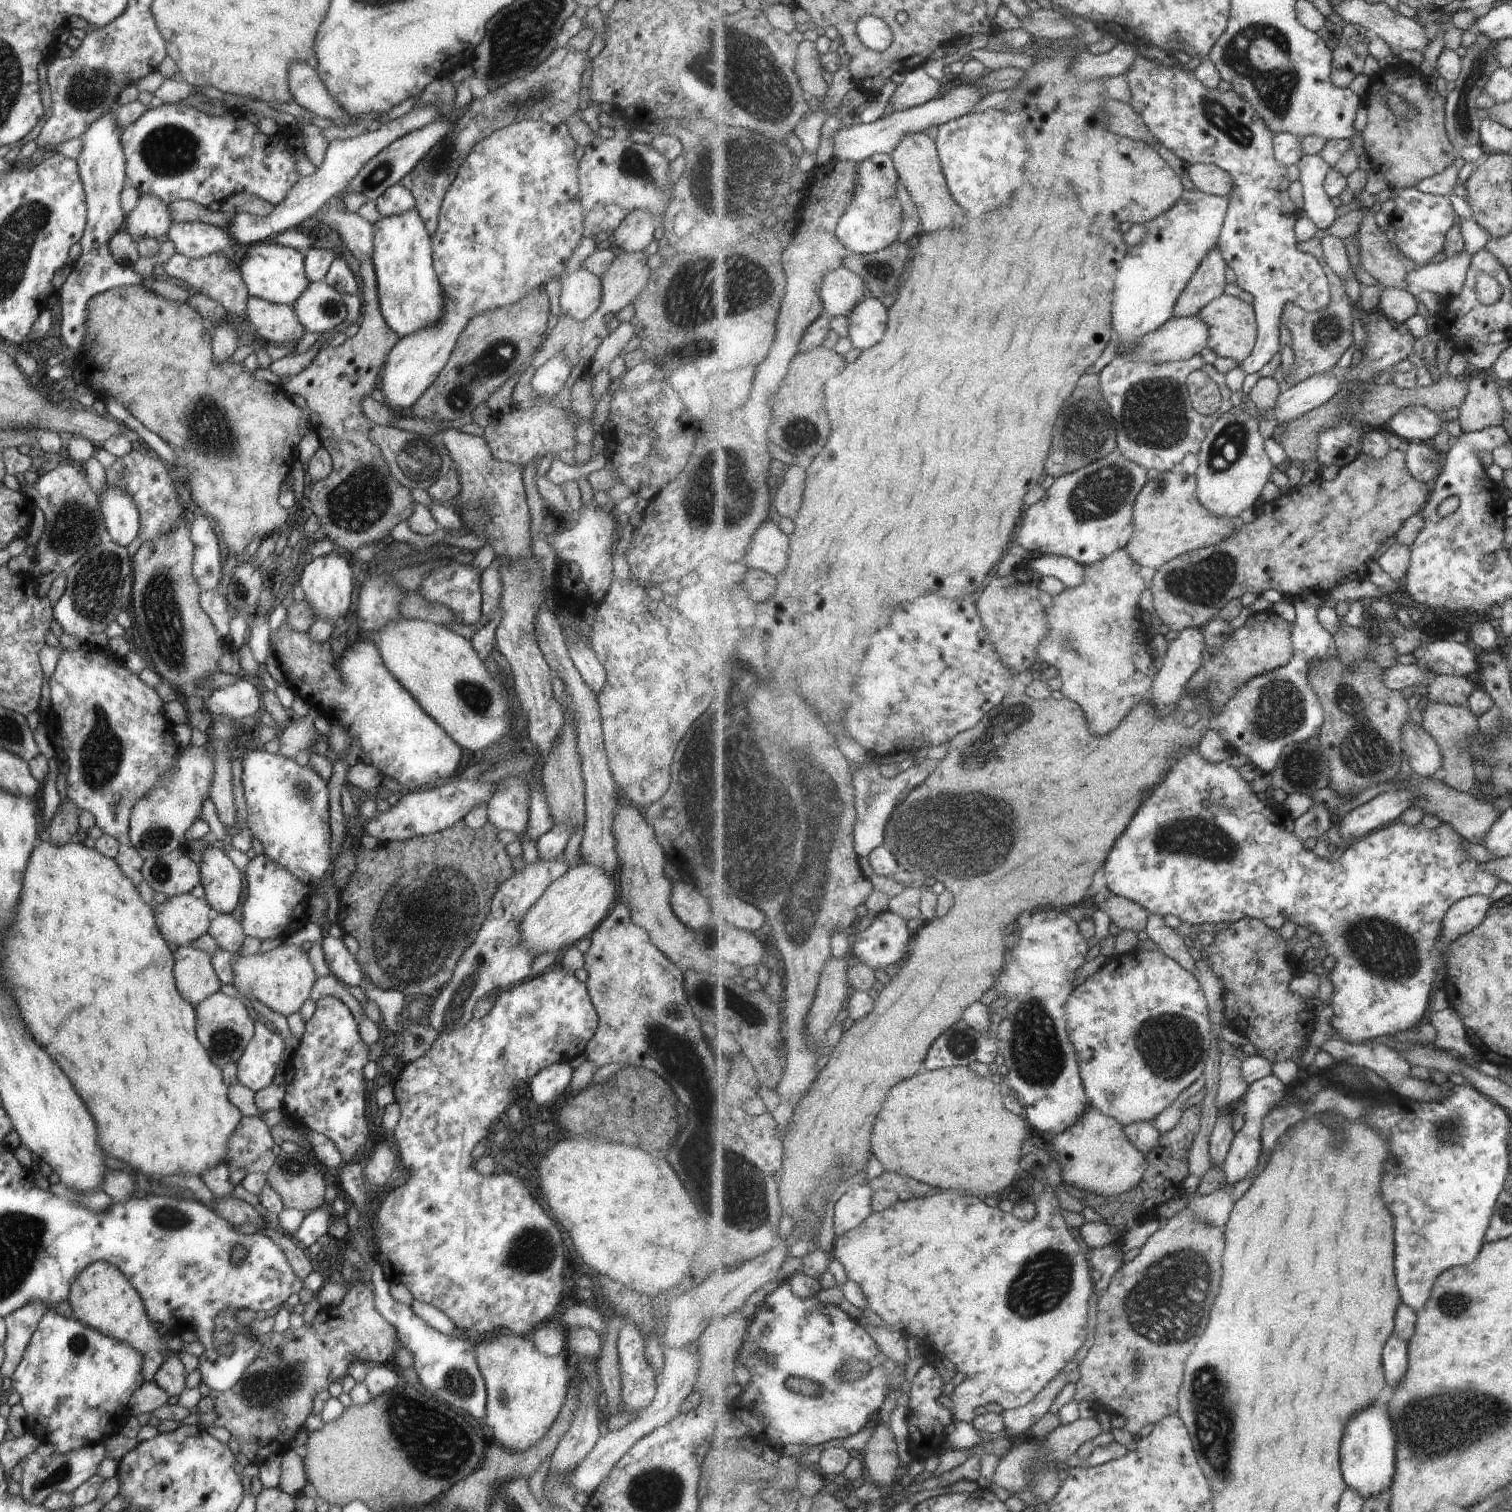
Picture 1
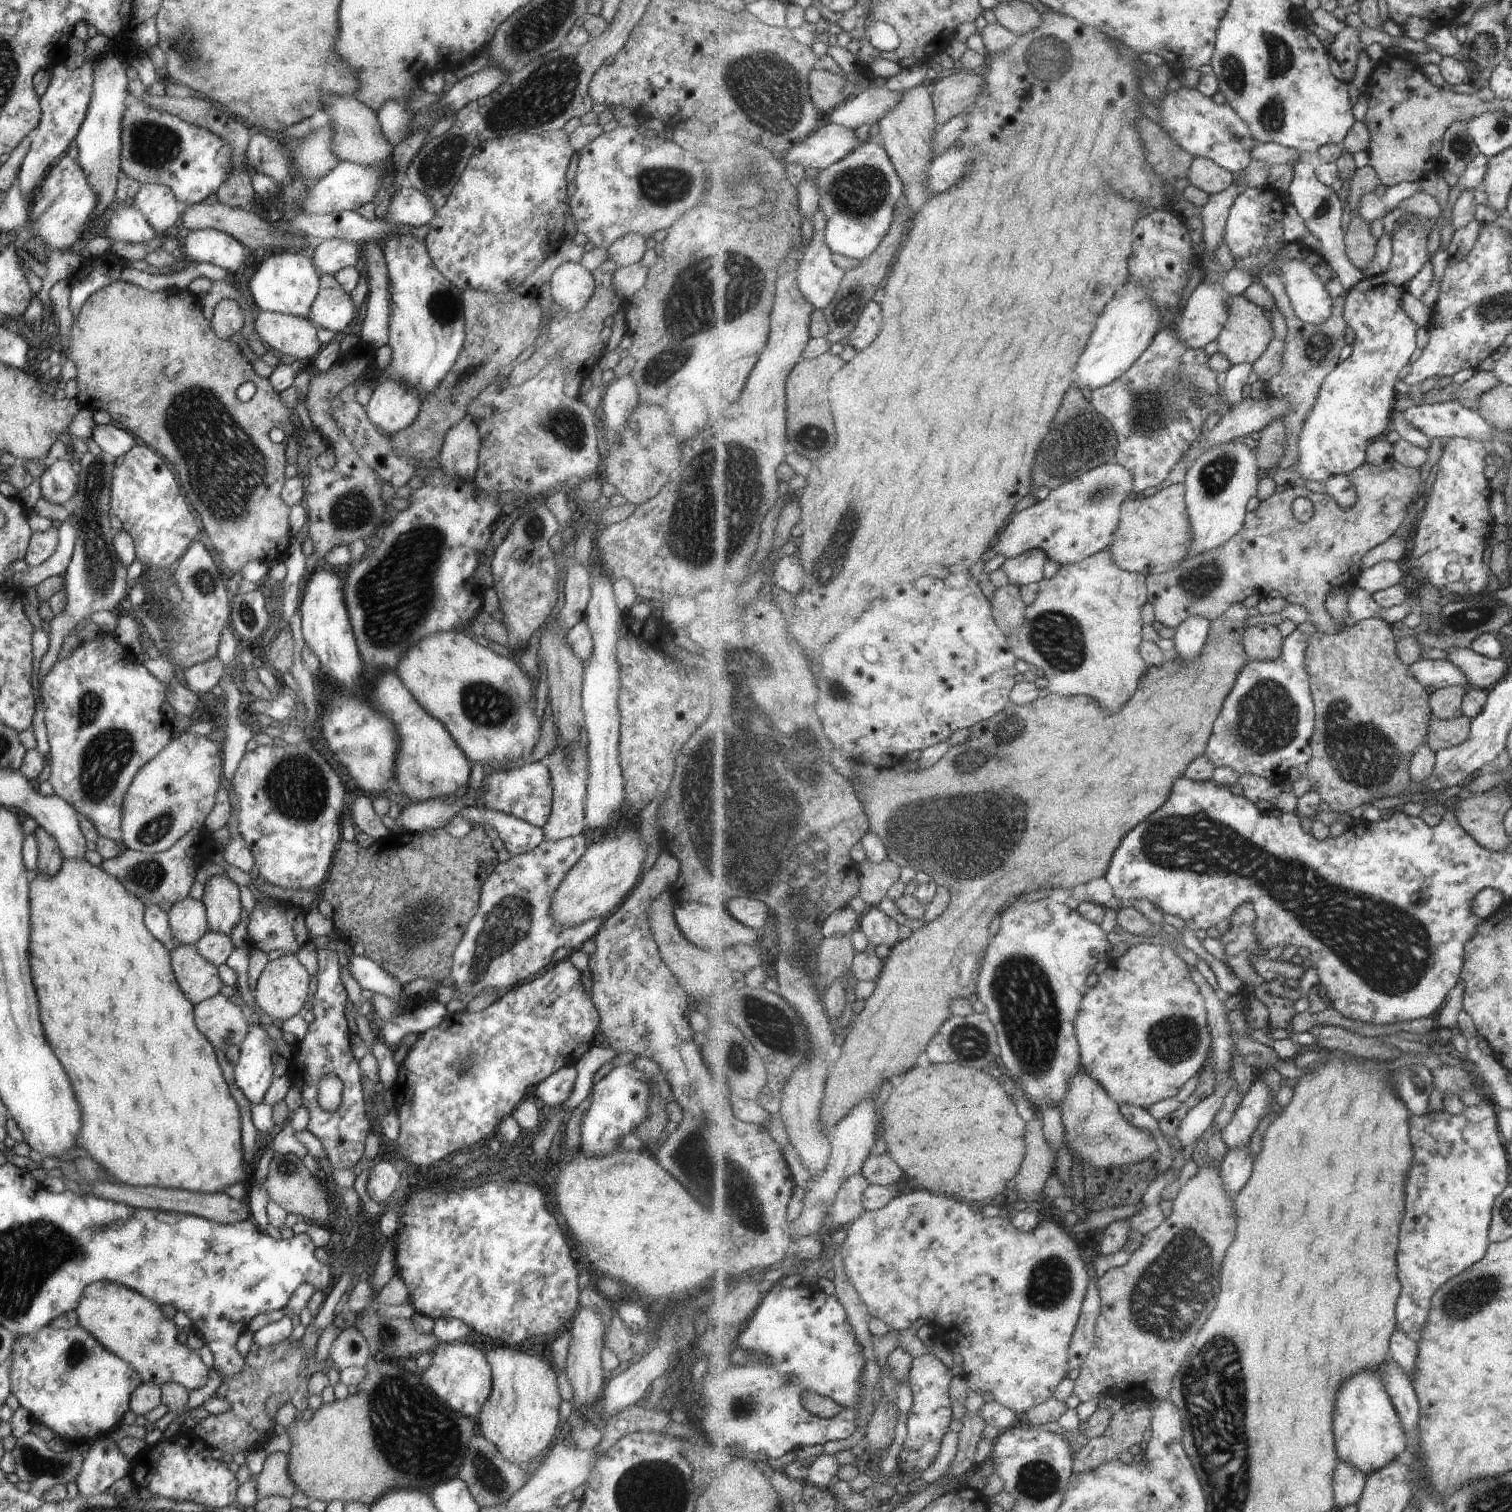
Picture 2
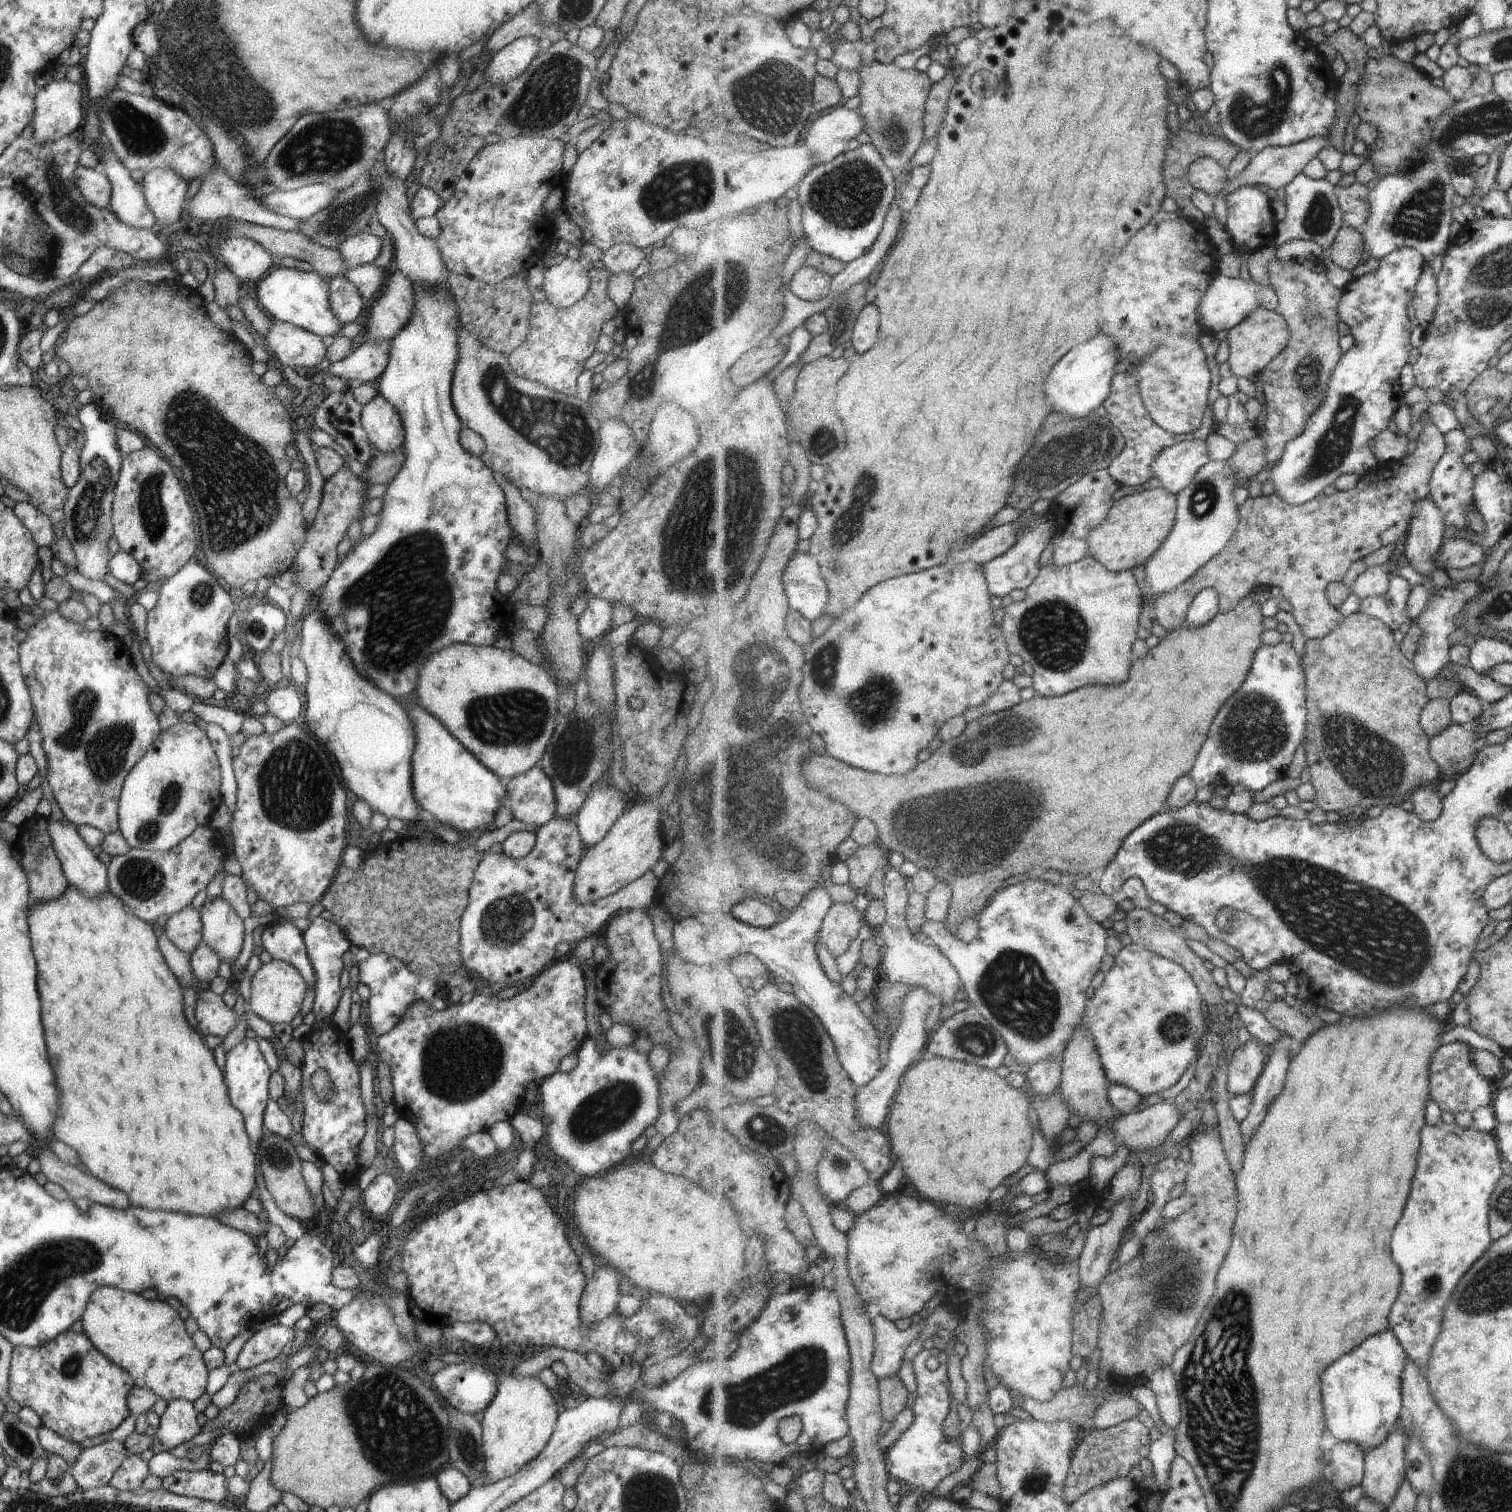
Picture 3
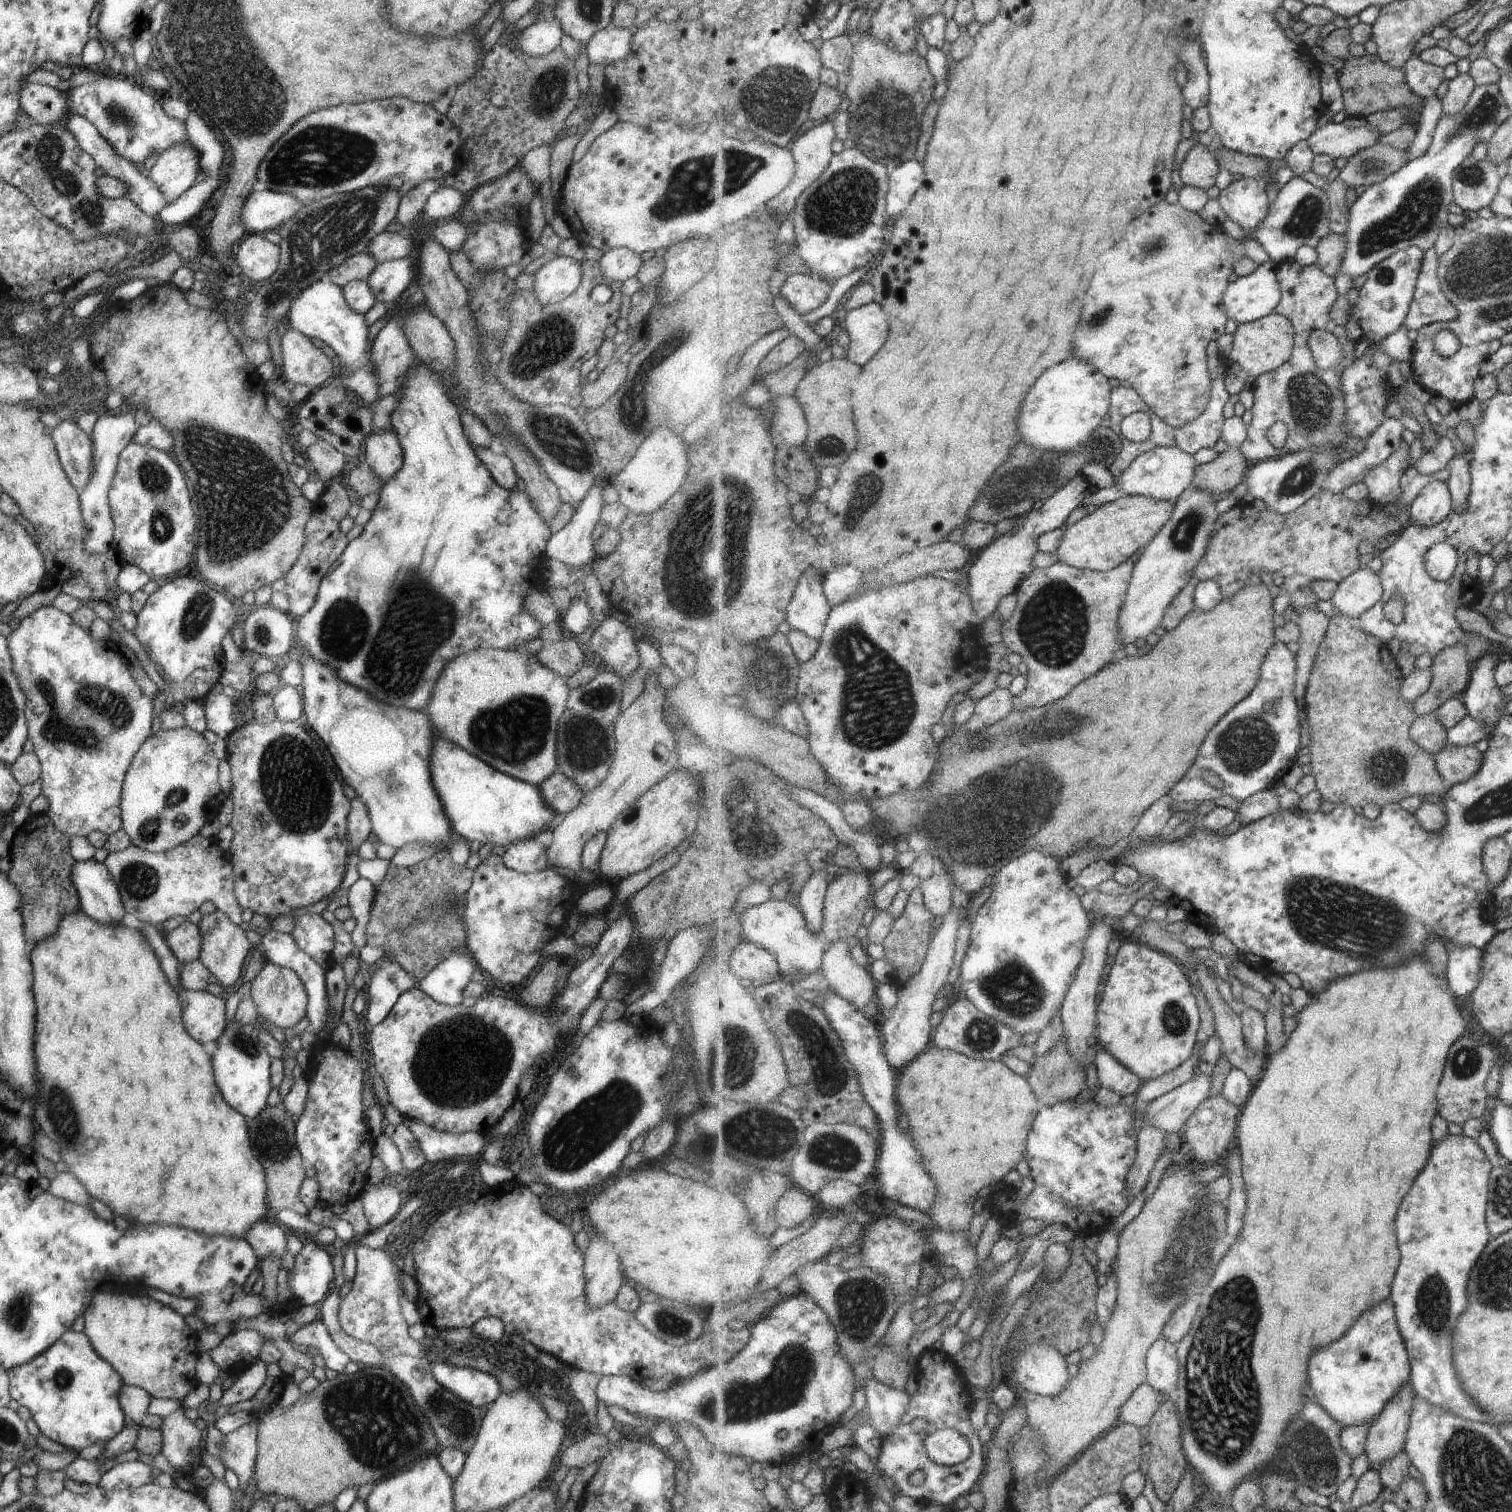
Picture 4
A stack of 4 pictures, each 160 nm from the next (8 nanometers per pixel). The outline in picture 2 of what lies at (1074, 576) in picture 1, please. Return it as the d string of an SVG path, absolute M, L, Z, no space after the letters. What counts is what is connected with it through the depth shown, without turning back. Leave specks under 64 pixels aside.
M1035 549L1023 553L1020 557L1007 559L1001 569L1006 573L1009 582L1022 587L1042 581L1047 564L1047 553Z

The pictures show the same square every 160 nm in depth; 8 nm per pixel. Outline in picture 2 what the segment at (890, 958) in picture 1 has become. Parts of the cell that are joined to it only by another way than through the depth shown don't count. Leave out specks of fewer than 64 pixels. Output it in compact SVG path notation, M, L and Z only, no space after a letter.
M868 907L859 920L861 930L867 941L874 946L887 945L893 948L899 941L899 924L889 913L877 907Z

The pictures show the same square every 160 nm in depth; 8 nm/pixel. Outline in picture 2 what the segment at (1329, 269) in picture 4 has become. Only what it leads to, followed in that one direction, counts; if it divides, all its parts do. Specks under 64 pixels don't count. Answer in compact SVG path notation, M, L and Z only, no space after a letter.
M1351 215L1350 224L1345 231L1345 242L1348 257L1354 265L1365 270L1369 264L1373 264L1377 256L1377 239L1371 234L1371 226L1361 216Z

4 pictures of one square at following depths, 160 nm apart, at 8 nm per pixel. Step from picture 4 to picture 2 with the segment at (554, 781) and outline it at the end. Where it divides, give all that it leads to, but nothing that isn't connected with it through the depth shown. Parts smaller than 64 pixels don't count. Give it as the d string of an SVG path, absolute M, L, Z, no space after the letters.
M528 761L521 767L510 766L498 771L492 769L482 778L481 802L484 808L519 817L533 826L542 828L552 807L552 784L546 764L543 761Z

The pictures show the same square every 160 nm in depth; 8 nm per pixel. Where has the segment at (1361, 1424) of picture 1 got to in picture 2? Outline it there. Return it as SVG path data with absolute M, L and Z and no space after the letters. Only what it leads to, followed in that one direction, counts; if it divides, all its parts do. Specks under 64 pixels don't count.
M1388 1359L1379 1369L1366 1370L1348 1379L1340 1390L1334 1413L1337 1416L1334 1418L1334 1430L1338 1458L1358 1468L1366 1478L1397 1460L1406 1464L1412 1460L1412 1454L1408 1451L1408 1434L1400 1412L1393 1404L1382 1378L1382 1370L1387 1363Z

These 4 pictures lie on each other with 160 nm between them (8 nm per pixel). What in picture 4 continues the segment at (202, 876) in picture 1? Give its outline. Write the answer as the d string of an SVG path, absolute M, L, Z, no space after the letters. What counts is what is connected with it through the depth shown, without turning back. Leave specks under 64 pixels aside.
M217 908L210 913L201 915L197 925L201 935L198 959L205 965L210 974L217 978L218 984L222 988L232 985L241 976L243 958L245 958L247 950L251 948L245 930L240 925L233 924L229 917Z

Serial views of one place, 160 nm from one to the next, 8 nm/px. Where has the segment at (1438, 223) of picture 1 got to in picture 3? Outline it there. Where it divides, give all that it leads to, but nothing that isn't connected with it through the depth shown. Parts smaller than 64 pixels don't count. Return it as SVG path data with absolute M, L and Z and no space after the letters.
M1410 247L1397 248L1395 252L1380 260L1376 271L1355 277L1343 287L1344 297L1338 307L1338 314L1350 328L1354 345L1344 354L1340 365L1333 372L1329 382L1329 394L1323 402L1325 406L1321 406L1313 414L1313 418L1309 418L1304 434L1289 442L1284 458L1281 458L1277 465L1269 467L1268 480L1273 484L1274 493L1281 496L1287 504L1307 504L1320 496L1327 486L1335 484L1341 476L1357 474L1363 478L1378 468L1379 462L1376 454L1373 454L1372 442L1389 428L1395 412L1405 402L1403 390L1400 391L1399 376L1411 356L1411 334L1415 326L1409 320L1409 305L1415 298L1425 263L1421 252Z

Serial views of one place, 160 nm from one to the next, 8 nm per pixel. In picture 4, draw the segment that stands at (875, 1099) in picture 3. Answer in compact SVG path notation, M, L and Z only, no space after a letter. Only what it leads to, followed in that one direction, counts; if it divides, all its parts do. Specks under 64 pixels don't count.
M952 911L942 920L939 932L934 935L922 969L908 981L897 985L899 1000L892 1013L880 1020L880 1031L884 1036L884 1051L888 1063L897 1070L913 1062L924 1053L931 1042L934 1028L931 1026L931 1016L935 1012L935 996L949 980L949 974L955 964L955 948L960 929L960 920L965 911Z

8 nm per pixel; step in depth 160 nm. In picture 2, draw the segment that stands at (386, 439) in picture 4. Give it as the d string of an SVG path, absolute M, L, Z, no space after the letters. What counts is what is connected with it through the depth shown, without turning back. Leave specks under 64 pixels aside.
M387 377L378 378L365 408L369 422L391 436L415 418L419 405L415 387Z

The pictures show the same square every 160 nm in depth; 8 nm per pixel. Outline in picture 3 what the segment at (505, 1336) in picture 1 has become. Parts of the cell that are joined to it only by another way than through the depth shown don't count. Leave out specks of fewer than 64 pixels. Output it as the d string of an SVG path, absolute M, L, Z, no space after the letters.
M502 1368L501 1375L497 1377L496 1394L479 1417L486 1480L483 1485L503 1480L531 1462L545 1448L558 1416L550 1390L536 1376L519 1376L511 1374L509 1368Z

